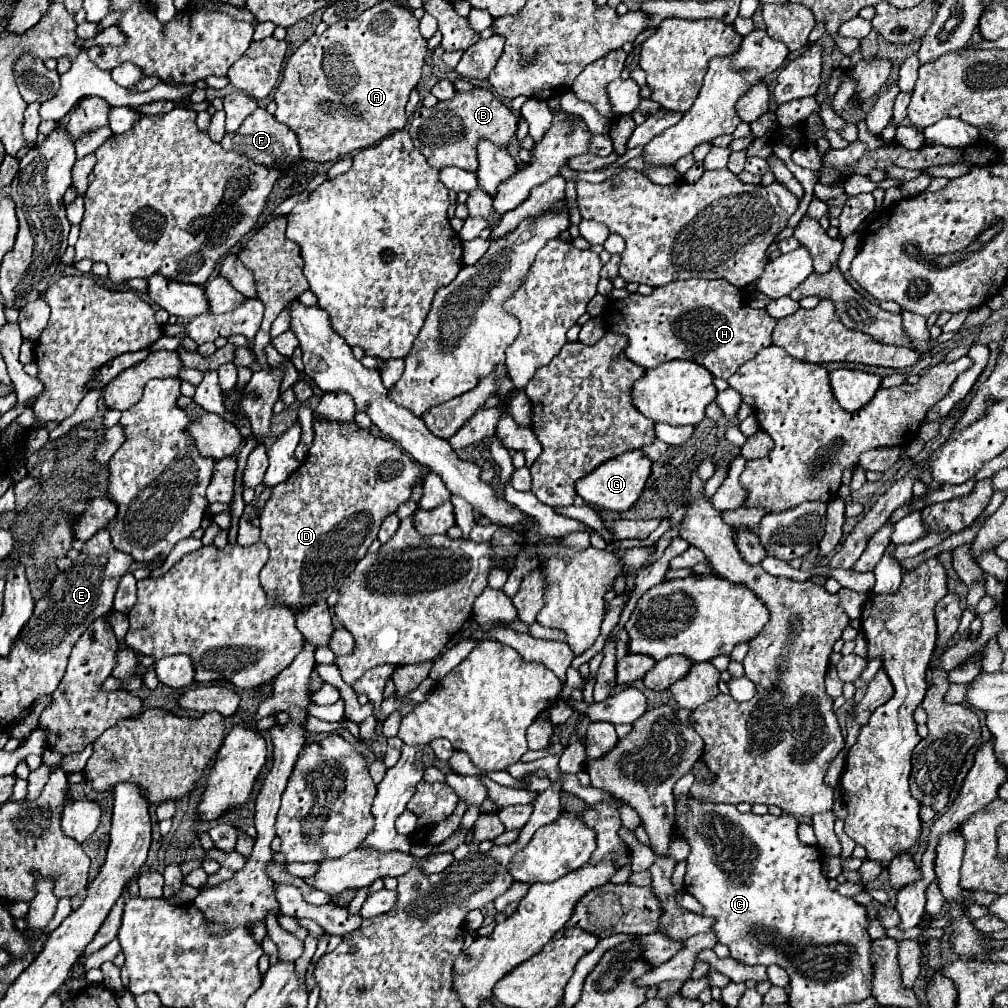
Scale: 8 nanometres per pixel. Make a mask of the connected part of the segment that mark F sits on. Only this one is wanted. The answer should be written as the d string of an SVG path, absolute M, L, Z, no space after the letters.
M256 109L252 115L246 117L246 121L238 127L234 133L226 133L222 139L222 147L234 153L244 153L250 161L256 165L266 165L268 169L278 169L282 175L286 173L298 173L302 169L302 163L306 161L302 157L302 147L298 145L298 139L294 139L294 133L286 129L286 125L278 123L274 115L270 115L266 109Z

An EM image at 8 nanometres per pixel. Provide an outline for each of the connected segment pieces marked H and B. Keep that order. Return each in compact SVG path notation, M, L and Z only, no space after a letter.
M688 279L688 281L672 281L668 285L656 287L652 295L644 297L640 293L632 293L628 299L618 299L604 309L604 317L608 329L614 333L622 333L628 337L626 355L646 369L654 369L662 363L674 359L688 359L706 367L714 377L728 379L732 377L746 361L754 359L760 349L772 345L772 331L776 327L776 319L766 313L766 309L752 309L748 299L742 297L742 289L726 283L726 279Z
M476 87L470 93L458 93L454 99L440 101L432 109L418 109L410 121L410 135L416 145L428 159L428 163L434 169L444 169L444 167L460 167L464 171L476 173L478 171L478 141L488 139L494 145L508 149L516 131L518 131L518 121L522 117L512 113L512 109L500 101L492 91Z

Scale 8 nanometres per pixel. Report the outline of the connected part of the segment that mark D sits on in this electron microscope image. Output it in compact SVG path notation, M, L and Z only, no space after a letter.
M314 419L314 431L316 431L316 437L314 437L314 445L310 447L308 451L308 457L302 461L302 465L284 481L284 483L278 483L274 485L272 489L272 497L268 499L268 503L264 505L262 513L260 513L260 539L268 545L270 549L270 559L268 563L264 565L262 573L260 573L260 583L268 595L268 601L270 603L282 603L286 607L290 607L290 611L294 611L296 615L302 613L302 609L308 609L310 605L318 603L318 601L326 601L330 597L330 593L338 591L340 585L344 583L344 579L354 571L356 563L368 553L368 547L372 545L372 541L378 537L378 529L382 525L382 521L396 513L396 509L406 503L412 495L412 489L414 485L422 483L426 479L426 473L430 473L426 469L426 465L418 465L414 459L410 459L410 455L406 455L394 441L390 439L382 439L382 437L374 437L370 431L364 431L360 429L356 423L328 423L328 421L316 421Z

